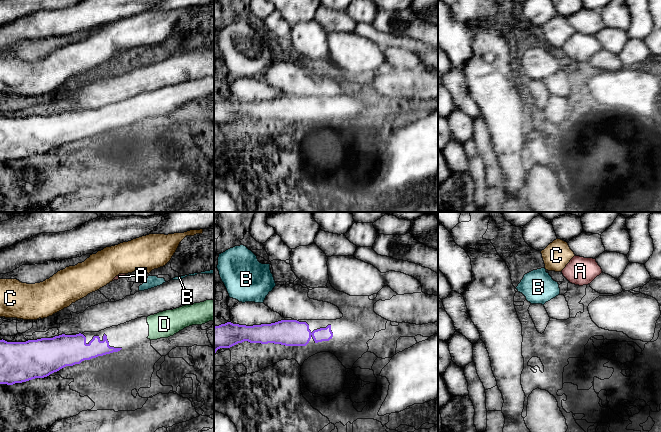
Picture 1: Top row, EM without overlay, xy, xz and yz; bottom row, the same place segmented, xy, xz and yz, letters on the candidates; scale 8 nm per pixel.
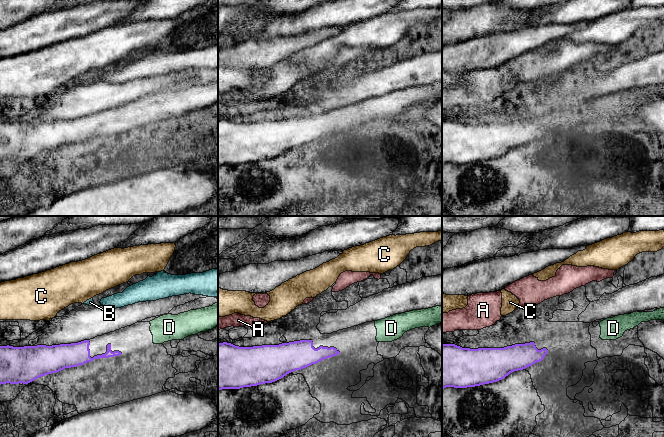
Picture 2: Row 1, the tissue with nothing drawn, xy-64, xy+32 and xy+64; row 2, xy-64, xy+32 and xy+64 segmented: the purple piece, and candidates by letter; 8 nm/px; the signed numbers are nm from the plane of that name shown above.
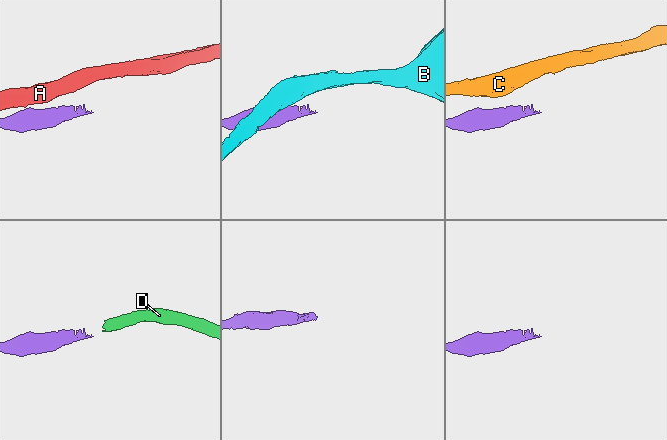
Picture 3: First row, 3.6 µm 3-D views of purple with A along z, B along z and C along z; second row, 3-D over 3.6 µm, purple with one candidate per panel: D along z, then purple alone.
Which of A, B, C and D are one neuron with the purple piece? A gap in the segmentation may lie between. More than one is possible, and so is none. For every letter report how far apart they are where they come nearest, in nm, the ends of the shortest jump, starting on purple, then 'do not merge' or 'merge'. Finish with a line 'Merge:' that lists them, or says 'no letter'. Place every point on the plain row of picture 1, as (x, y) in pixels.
A: 440 nm | xy (104, 110), (113, 56) | do not merge
B: 180 nm | xz (261, 100), (261, 78) | do not merge
C: 160 nm | xy (41, 114), (36, 95) | do not merge
D: 220 nm | xy (121, 124), (147, 113) | merge
Merge: D

